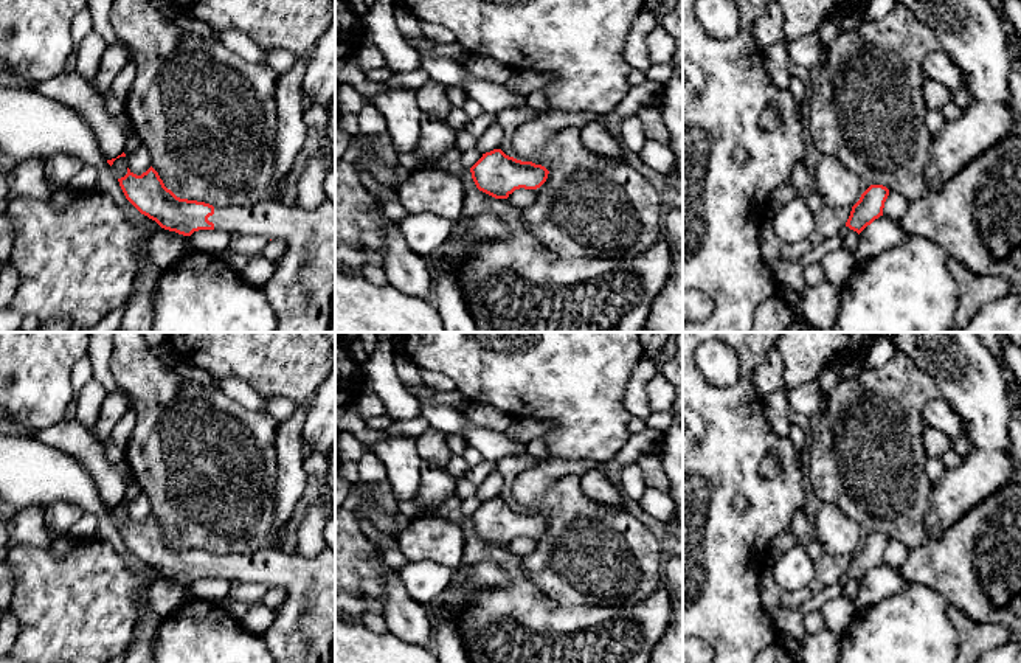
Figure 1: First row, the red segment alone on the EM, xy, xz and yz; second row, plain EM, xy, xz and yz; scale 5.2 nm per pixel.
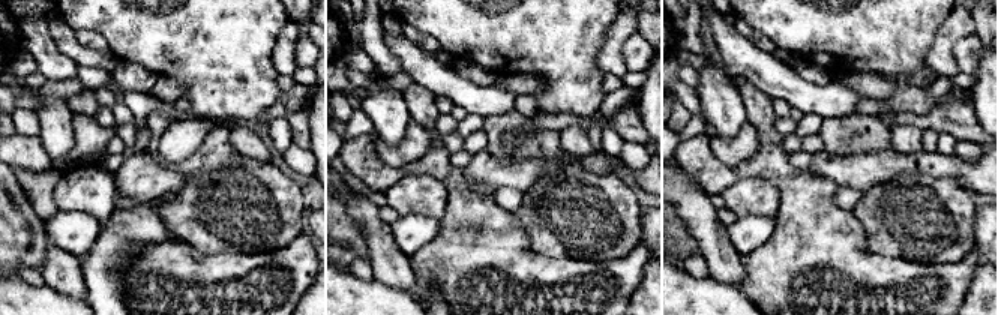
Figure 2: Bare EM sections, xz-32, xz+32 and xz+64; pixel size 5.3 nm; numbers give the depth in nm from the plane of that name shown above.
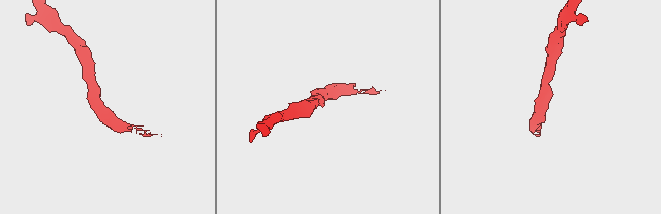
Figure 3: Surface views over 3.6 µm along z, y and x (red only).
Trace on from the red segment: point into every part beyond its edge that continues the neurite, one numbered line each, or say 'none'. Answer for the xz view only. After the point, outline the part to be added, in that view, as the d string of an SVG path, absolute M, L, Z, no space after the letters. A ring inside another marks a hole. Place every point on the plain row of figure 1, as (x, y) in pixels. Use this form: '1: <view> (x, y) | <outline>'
none

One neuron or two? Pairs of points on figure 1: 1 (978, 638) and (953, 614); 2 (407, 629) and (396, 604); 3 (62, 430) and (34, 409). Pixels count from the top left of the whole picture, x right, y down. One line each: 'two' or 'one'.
1: one
2: one
3: two

